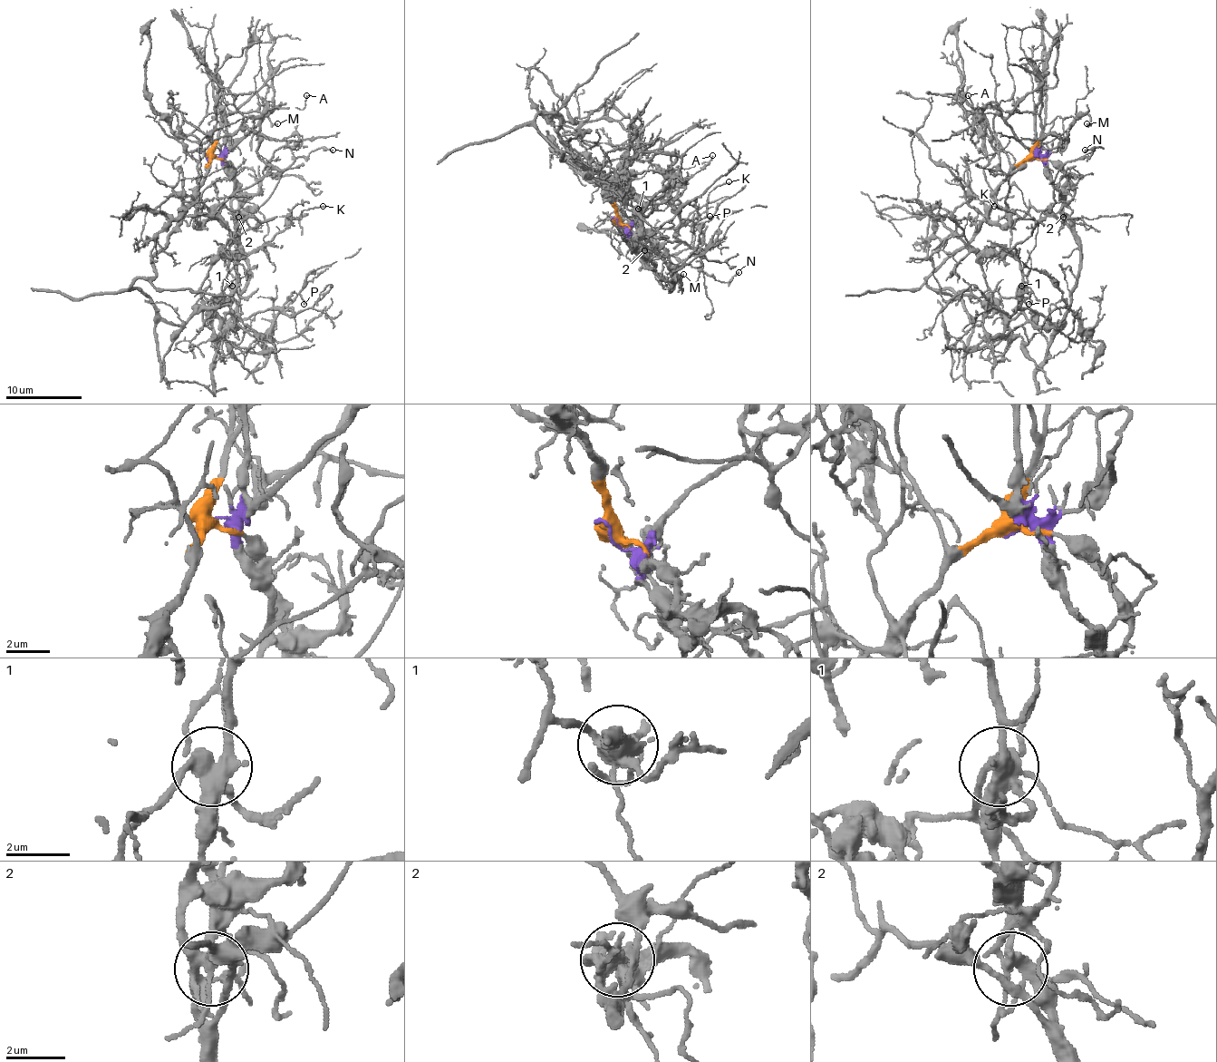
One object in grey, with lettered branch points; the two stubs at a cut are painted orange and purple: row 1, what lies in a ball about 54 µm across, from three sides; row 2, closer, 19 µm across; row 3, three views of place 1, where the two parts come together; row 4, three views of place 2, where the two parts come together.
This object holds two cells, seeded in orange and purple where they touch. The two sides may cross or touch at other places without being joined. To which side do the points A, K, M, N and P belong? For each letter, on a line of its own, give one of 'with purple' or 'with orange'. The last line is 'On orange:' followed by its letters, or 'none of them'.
A: with purple
K: with purple
M: with purple
N: with purple
P: with purple
On orange: none of them

